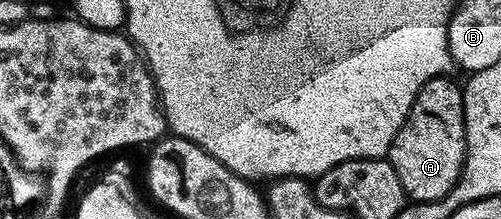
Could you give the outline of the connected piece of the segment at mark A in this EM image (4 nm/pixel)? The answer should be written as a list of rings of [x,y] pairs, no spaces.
[[[438,75],[421,85],[407,120],[393,137],[389,158],[408,200],[433,203],[455,188],[467,159],[463,88],[458,82],[455,84],[447,75]]]

